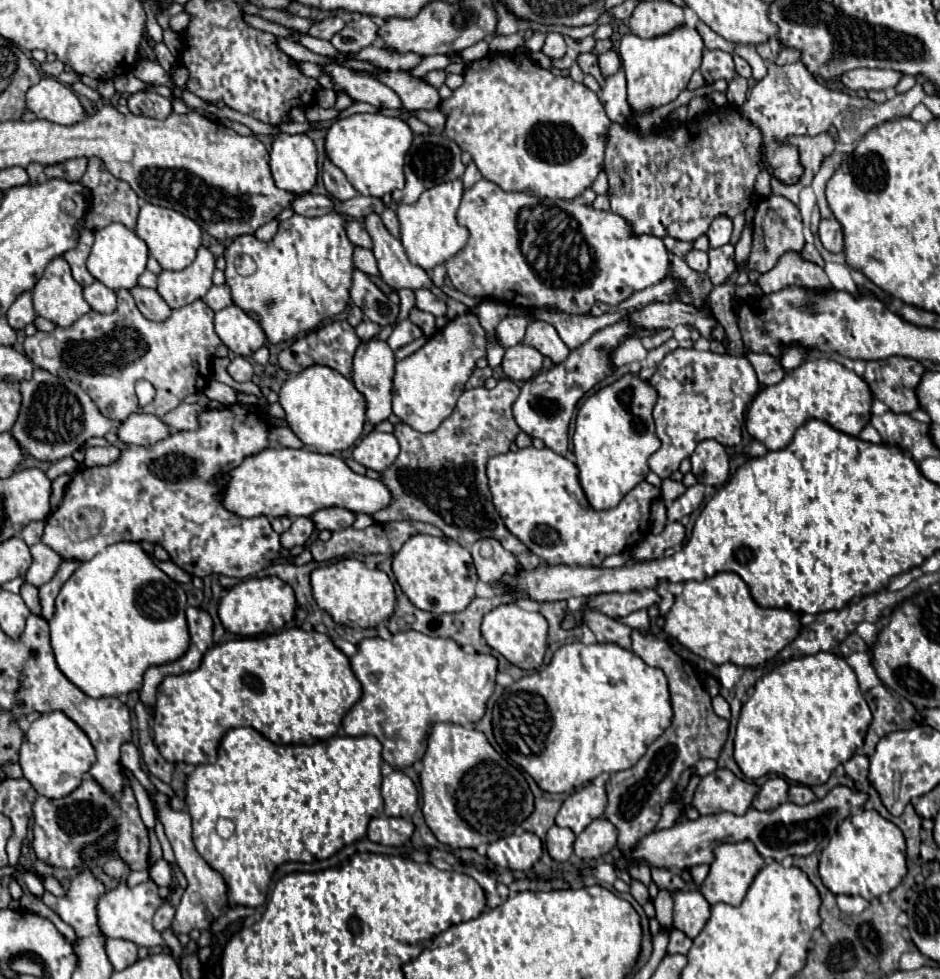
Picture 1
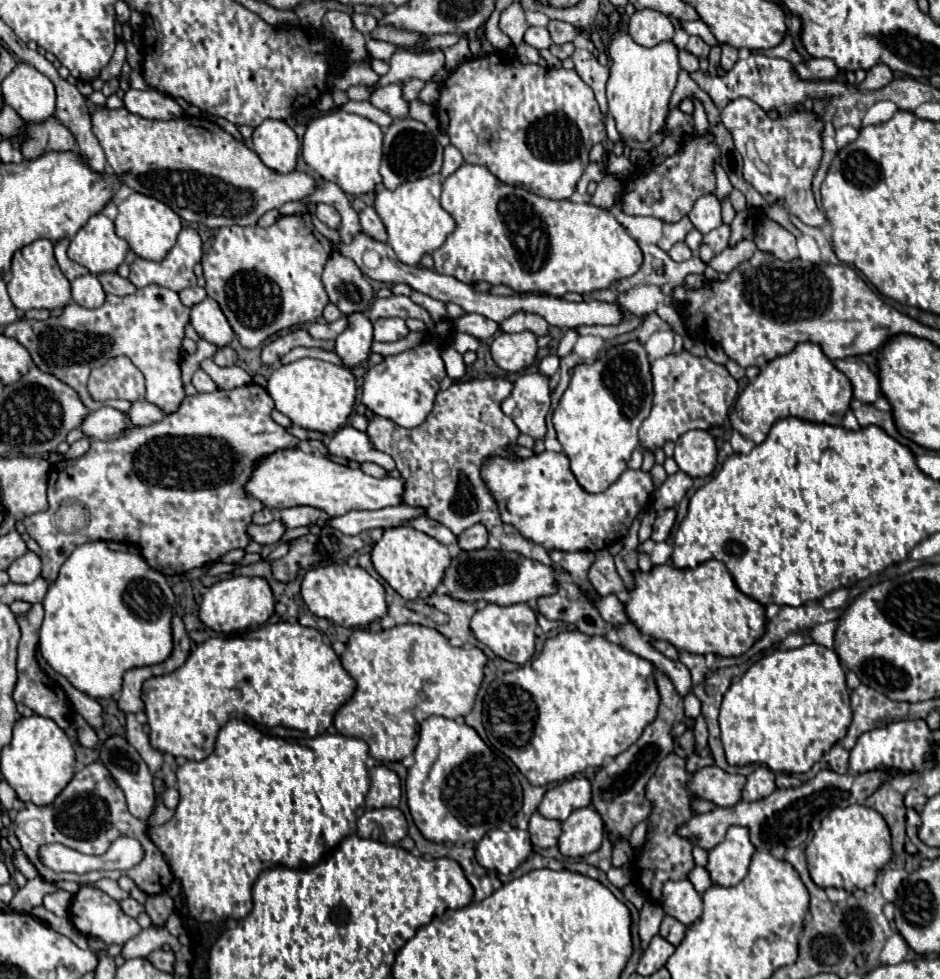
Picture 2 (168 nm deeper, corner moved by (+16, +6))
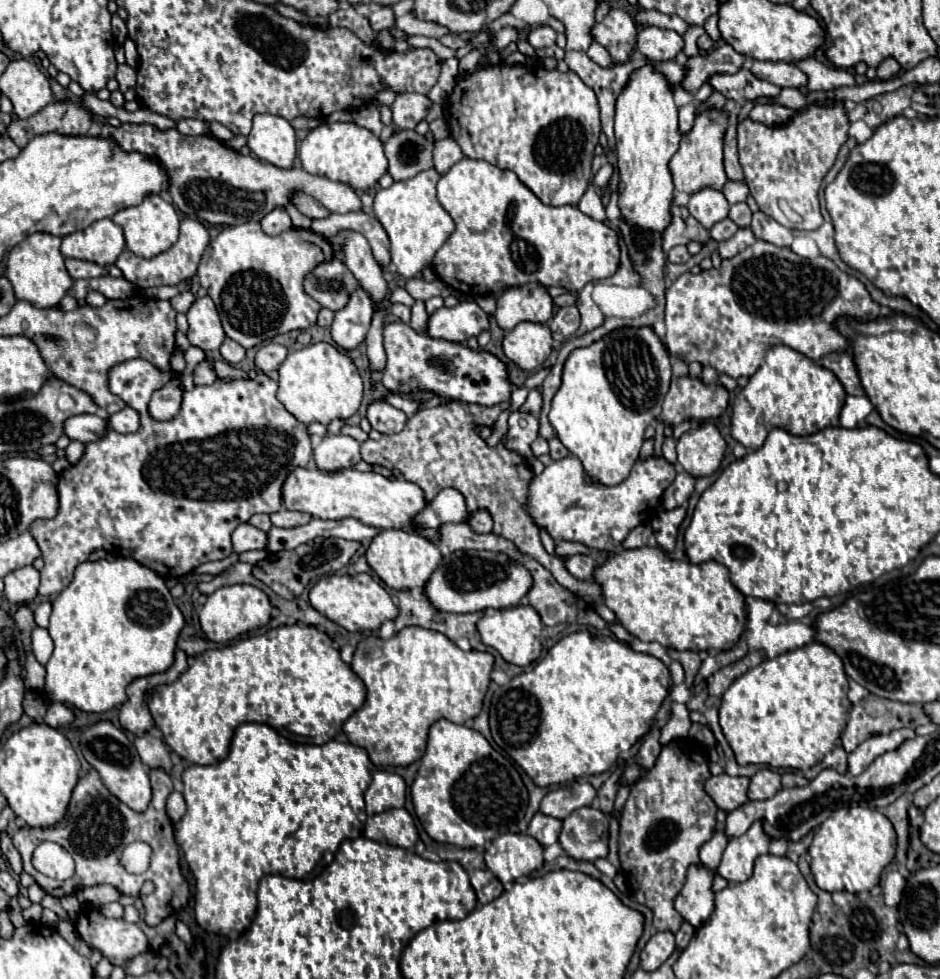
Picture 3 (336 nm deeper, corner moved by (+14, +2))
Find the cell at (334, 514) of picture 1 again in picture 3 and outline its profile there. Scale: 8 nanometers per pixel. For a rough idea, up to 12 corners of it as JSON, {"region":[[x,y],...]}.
{"region":[[282,509],[272,513],[274,527],[300,527],[308,513]]}

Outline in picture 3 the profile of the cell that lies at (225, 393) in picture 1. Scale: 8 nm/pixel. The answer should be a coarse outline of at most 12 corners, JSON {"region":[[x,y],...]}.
{"region":[[208,361],[194,369],[196,385],[212,385],[216,373]]}

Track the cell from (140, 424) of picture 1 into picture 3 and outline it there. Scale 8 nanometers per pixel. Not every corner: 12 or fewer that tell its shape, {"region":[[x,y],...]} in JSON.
{"region":[[74,415],[64,433],[82,443],[108,433],[102,415]]}

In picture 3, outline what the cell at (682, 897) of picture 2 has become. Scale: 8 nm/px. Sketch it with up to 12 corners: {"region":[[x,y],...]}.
{"region":[[698,865],[674,899],[694,927],[714,911],[712,873]]}

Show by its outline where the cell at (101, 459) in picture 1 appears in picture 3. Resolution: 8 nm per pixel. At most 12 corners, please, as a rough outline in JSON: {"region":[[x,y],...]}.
{"region":[[72,441],[66,447],[66,459],[72,465],[80,461],[84,443]]}

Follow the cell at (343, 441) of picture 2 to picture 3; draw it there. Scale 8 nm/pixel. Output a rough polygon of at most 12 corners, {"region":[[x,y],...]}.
{"region":[[326,435],[314,451],[318,469],[354,467],[360,443]]}

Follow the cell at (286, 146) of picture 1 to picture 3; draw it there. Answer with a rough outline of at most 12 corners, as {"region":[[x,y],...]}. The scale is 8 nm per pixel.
{"region":[[256,115],[250,151],[280,169],[296,157],[294,127],[278,115]]}

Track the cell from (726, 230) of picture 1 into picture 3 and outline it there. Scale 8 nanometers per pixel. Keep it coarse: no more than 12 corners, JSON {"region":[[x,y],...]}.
{"region":[[716,189],[694,193],[686,207],[708,231],[728,217],[726,197]]}

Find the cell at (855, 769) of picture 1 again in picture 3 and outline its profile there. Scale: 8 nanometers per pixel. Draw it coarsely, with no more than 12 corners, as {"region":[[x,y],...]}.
{"region":[[836,745],[826,757],[824,767],[848,773],[846,751]]}

